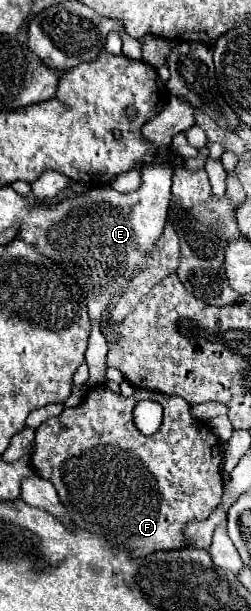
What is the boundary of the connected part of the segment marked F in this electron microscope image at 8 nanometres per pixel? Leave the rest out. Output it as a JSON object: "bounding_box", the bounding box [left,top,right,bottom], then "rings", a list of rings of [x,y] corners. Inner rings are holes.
{"bounding_box":[31,386,223,556],"rings":[[[97,386],[89,390],[81,404],[65,408],[59,418],[49,418],[37,428],[31,464],[41,478],[53,482],[61,502],[69,508],[79,528],[97,532],[117,546],[129,548],[133,556],[183,548],[183,526],[187,522],[207,520],[219,506],[223,494],[221,442],[211,426],[193,418],[189,410],[191,406],[181,396],[137,388],[133,396],[127,398],[121,392],[111,392],[107,386]],[[145,398],[163,406],[163,424],[151,436],[141,434],[133,422],[133,406]]]}

